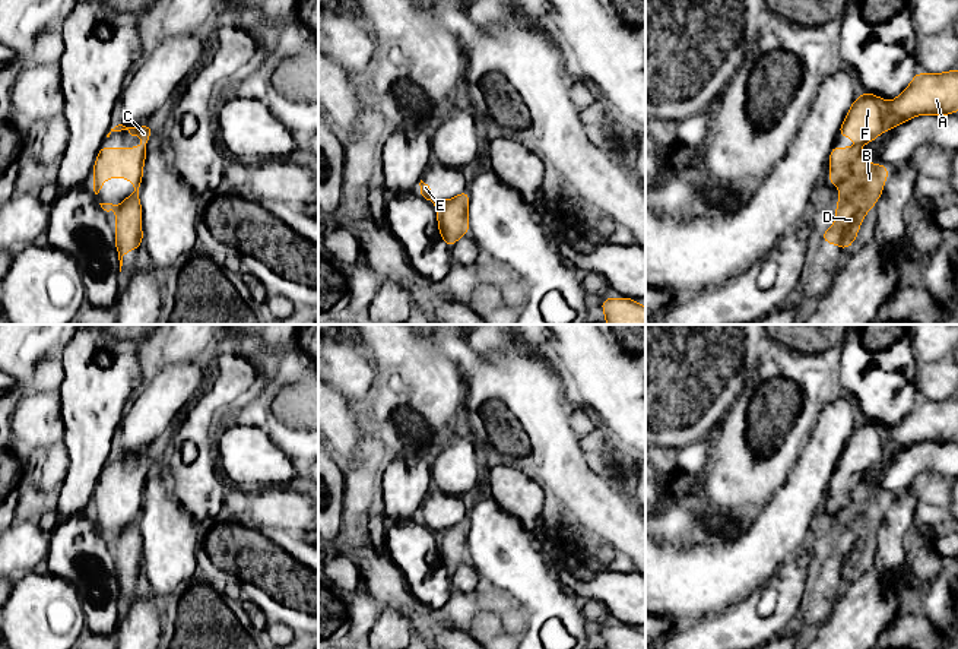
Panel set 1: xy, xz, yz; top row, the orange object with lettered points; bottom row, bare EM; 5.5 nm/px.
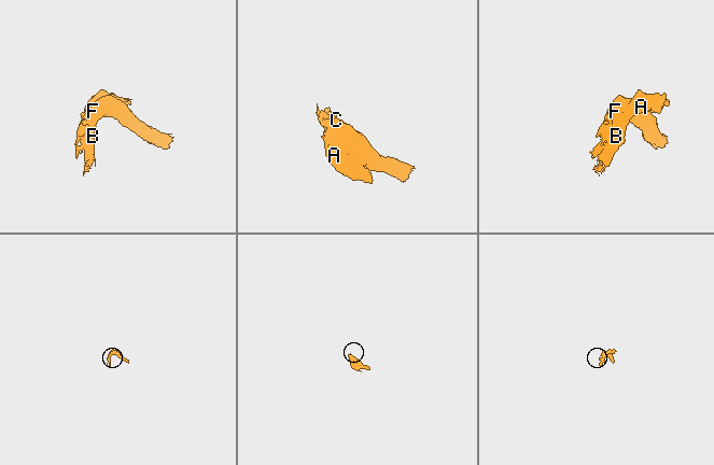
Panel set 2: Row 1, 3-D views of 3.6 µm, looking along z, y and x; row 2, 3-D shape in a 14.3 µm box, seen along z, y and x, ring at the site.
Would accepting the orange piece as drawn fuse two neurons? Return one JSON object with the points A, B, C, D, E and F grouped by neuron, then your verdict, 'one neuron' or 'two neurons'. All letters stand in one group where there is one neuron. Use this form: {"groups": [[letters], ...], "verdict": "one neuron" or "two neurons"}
{"groups": [["A", "B", "D"], ["C", "E", "F"]], "verdict": "two neurons"}

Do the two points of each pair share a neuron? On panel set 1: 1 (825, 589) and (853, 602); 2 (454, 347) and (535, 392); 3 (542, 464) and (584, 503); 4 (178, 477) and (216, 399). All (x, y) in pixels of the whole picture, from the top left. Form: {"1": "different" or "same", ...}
{"1": "different", "2": "same", "3": "same", "4": "same"}

